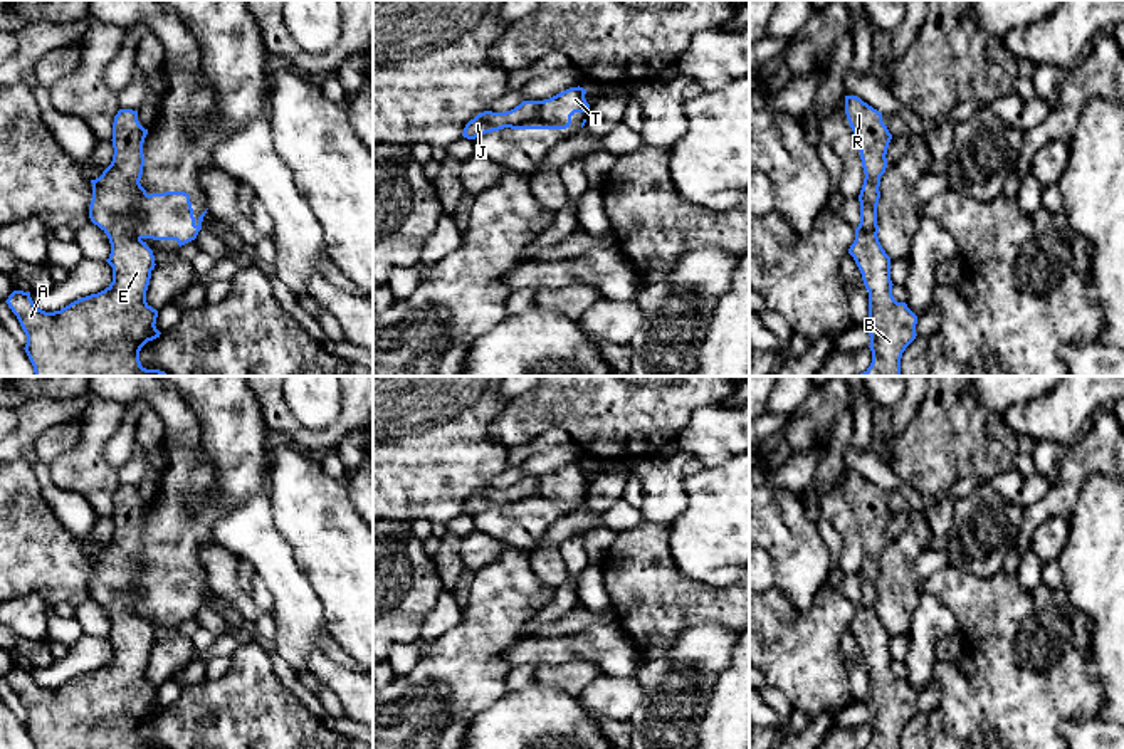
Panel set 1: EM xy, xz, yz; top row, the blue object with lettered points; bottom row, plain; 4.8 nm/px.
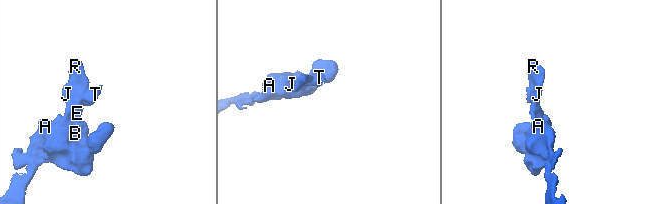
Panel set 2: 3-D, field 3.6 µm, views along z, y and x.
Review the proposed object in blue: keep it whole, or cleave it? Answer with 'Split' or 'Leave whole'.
Split

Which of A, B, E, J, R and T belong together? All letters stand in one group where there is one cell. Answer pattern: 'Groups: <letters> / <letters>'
Groups: A B E J R / T

